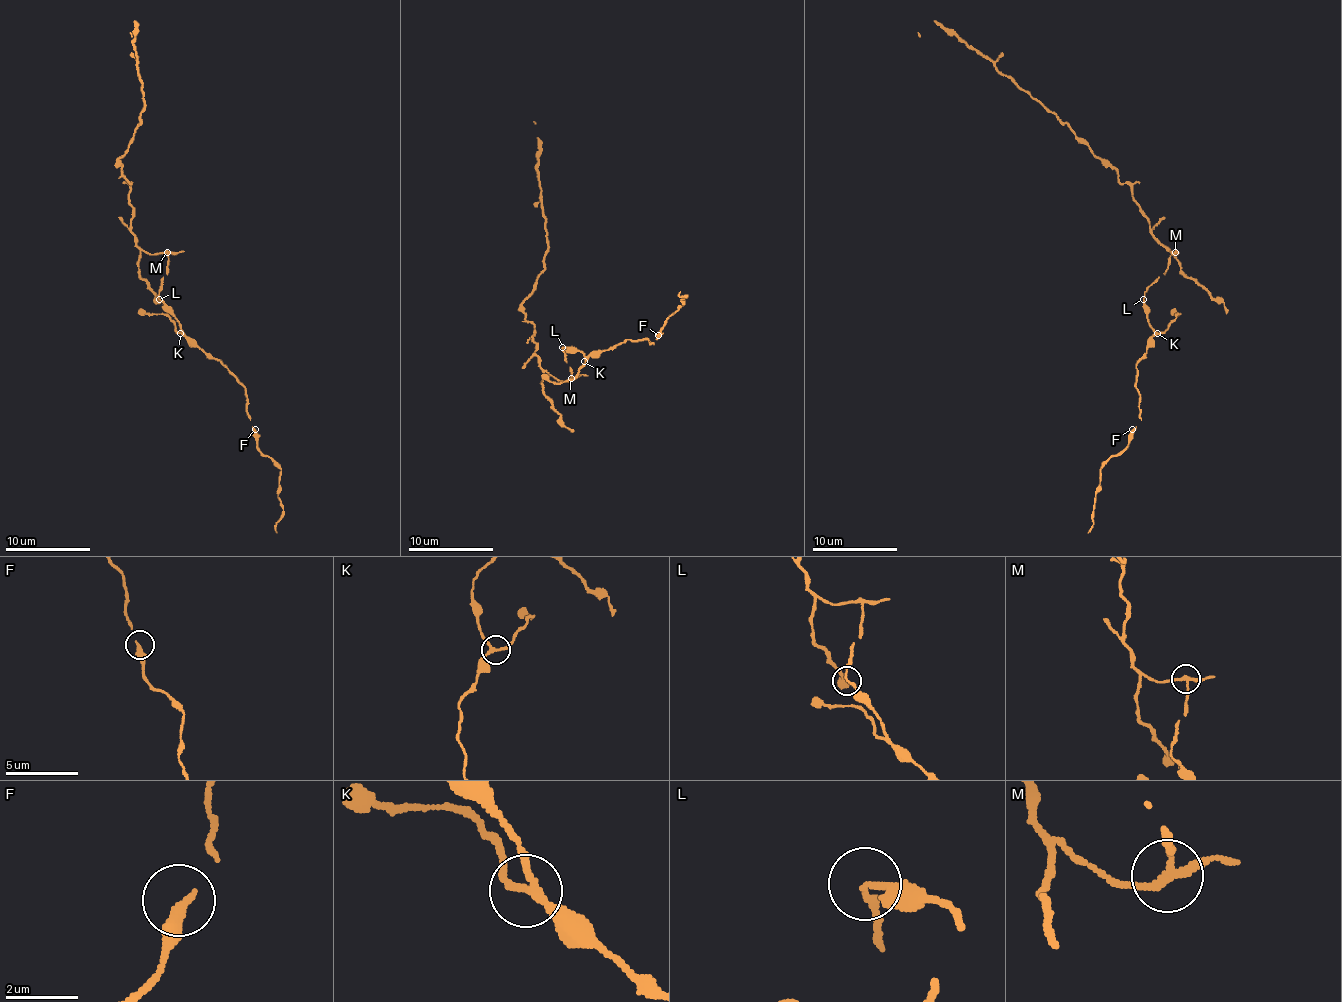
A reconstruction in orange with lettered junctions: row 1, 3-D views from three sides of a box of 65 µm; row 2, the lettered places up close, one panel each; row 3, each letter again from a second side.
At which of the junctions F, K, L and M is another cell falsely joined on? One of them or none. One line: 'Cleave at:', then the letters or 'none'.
Cleave at: M

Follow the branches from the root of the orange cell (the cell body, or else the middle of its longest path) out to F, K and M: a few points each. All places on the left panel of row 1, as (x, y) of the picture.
F: (153, 255), (168, 255), (168, 272), (159, 293), (163, 308), (244, 389), (248, 418), (255, 429)
K: (153, 255), (168, 255), (168, 272), (161, 280), (159, 299), (178, 323), (180, 333)
M: (153, 255), (168, 253)

